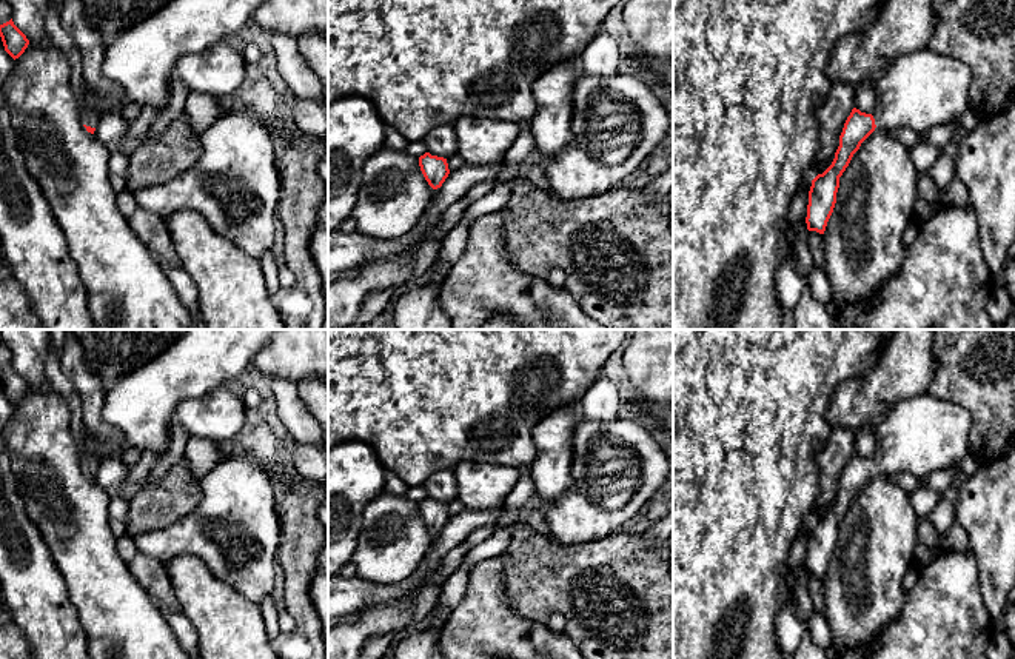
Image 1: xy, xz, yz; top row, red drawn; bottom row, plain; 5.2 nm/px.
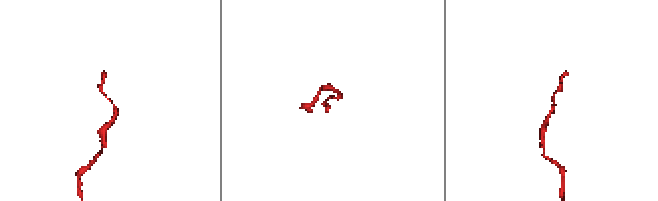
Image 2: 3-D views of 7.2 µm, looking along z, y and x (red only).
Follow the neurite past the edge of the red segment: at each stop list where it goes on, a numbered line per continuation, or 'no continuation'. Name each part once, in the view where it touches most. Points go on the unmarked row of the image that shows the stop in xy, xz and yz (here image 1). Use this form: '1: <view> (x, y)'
1: yz (920, 434)

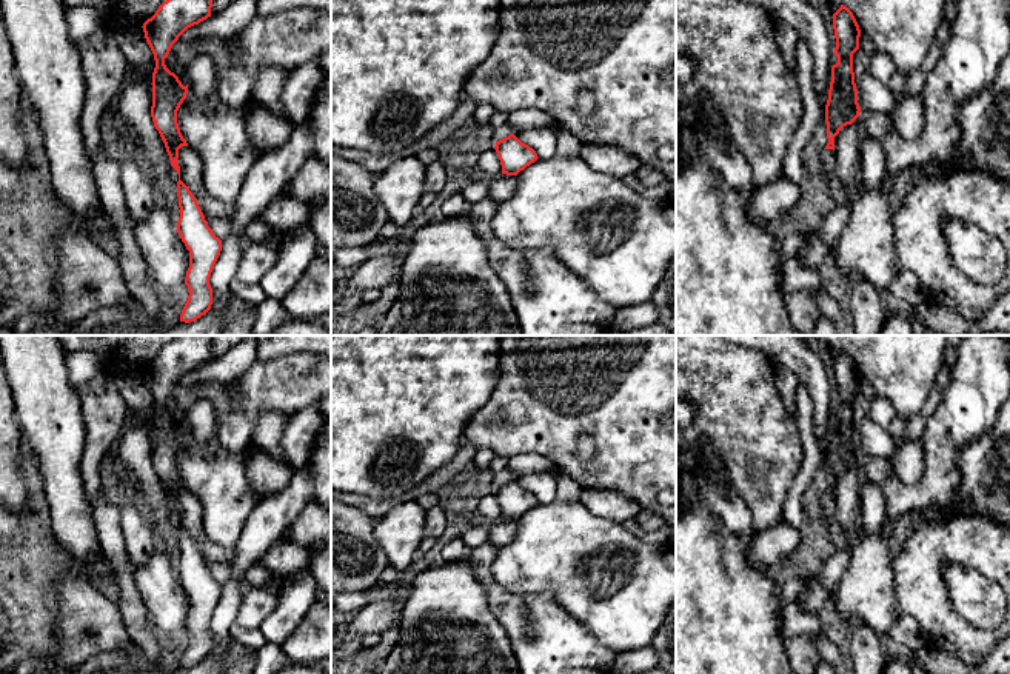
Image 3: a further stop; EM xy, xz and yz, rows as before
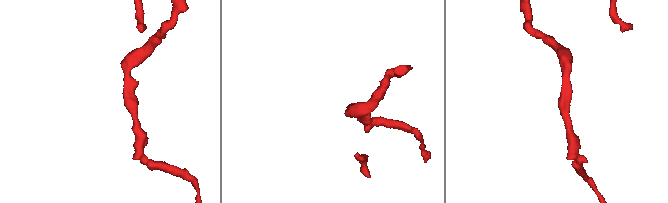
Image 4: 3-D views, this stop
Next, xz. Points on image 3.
no continuation

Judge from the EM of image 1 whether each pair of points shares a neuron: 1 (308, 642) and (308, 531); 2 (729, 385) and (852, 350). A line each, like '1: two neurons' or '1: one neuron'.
1: one neuron
2: one neuron

